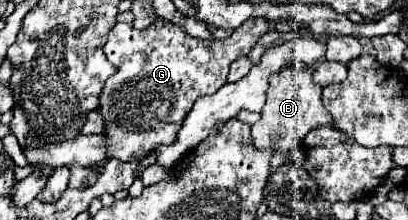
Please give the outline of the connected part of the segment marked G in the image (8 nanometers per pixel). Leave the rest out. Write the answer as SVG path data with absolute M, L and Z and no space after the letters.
M253 17L253 21L245 21L245 25L237 27L233 35L225 39L195 39L181 31L181 27L167 25L149 25L147 29L135 29L129 23L117 23L109 31L109 39L105 43L107 59L115 61L117 73L105 81L101 93L101 115L105 119L105 135L107 135L107 155L119 161L137 161L145 157L155 145L165 143L171 145L177 137L177 131L187 117L189 109L201 95L211 95L219 87L225 85L229 65L249 53L249 49L257 43L261 35L267 33L267 21L261 17Z

